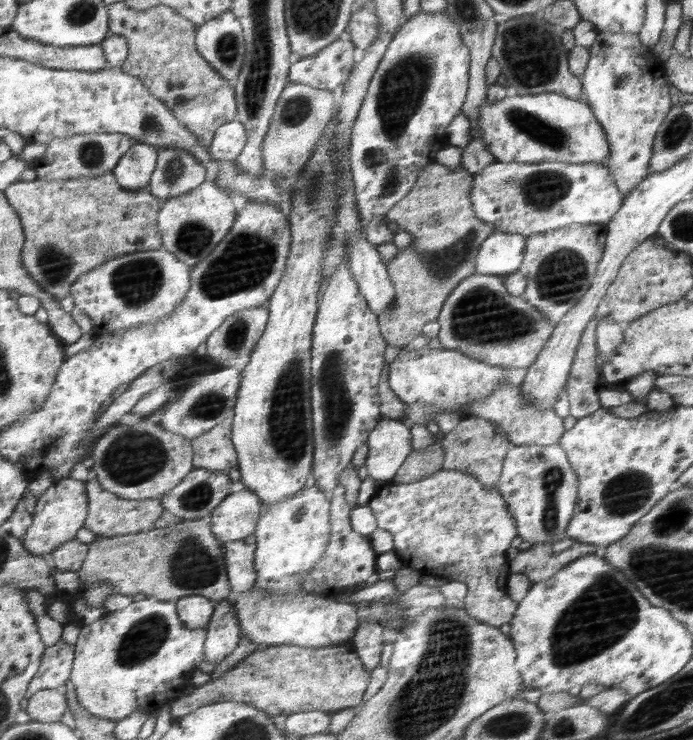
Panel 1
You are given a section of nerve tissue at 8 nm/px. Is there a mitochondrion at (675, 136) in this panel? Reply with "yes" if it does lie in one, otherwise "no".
yes

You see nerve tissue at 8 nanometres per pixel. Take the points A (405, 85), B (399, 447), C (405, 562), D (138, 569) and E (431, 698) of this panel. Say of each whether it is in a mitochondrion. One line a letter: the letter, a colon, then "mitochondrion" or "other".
A: mitochondrion
B: other
C: other
D: other
E: mitochondrion

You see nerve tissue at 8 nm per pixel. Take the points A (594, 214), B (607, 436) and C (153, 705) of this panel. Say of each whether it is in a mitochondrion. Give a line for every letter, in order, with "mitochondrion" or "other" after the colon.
A: other
B: other
C: other

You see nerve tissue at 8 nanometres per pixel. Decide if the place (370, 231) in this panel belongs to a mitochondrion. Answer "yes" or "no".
no

